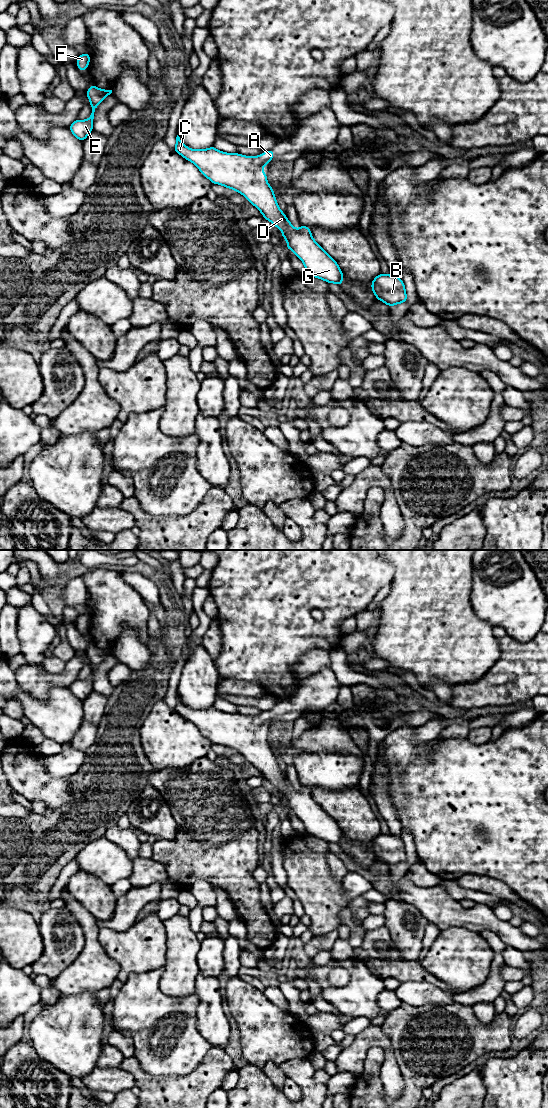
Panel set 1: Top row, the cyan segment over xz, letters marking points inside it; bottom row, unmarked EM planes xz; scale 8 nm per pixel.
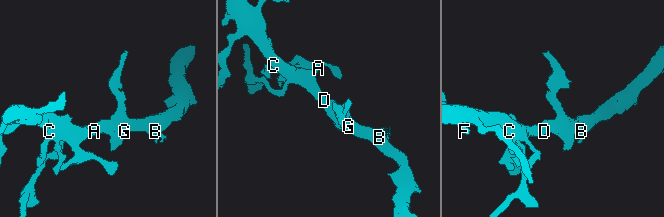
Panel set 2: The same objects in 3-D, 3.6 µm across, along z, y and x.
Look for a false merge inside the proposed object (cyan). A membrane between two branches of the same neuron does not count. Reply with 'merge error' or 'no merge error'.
no merge error

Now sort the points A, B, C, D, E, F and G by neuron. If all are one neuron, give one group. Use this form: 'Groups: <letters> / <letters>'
Groups: A B C D E F G

